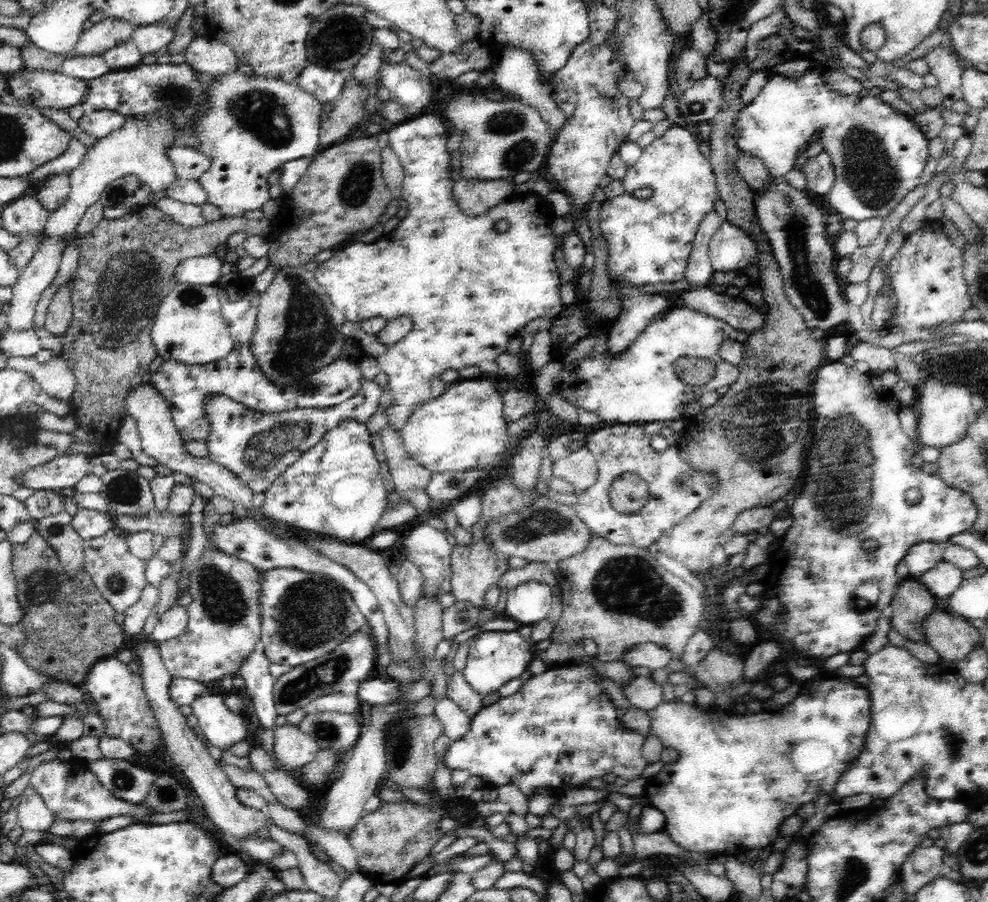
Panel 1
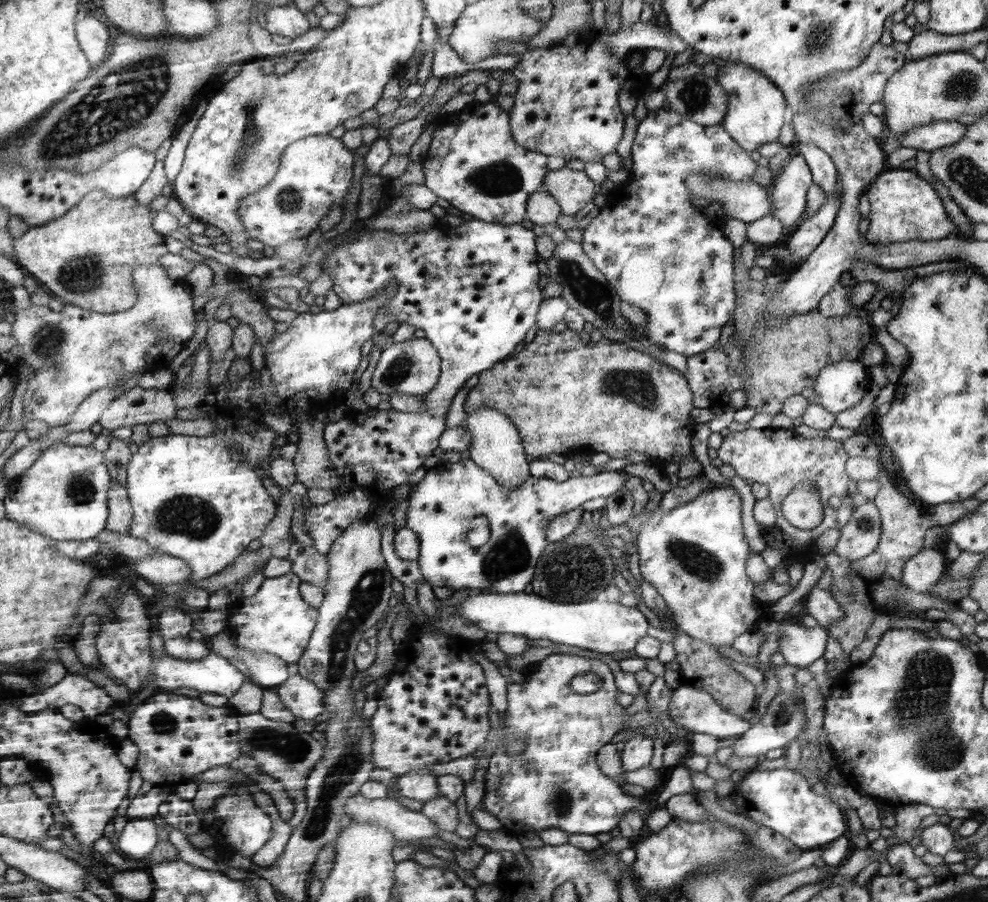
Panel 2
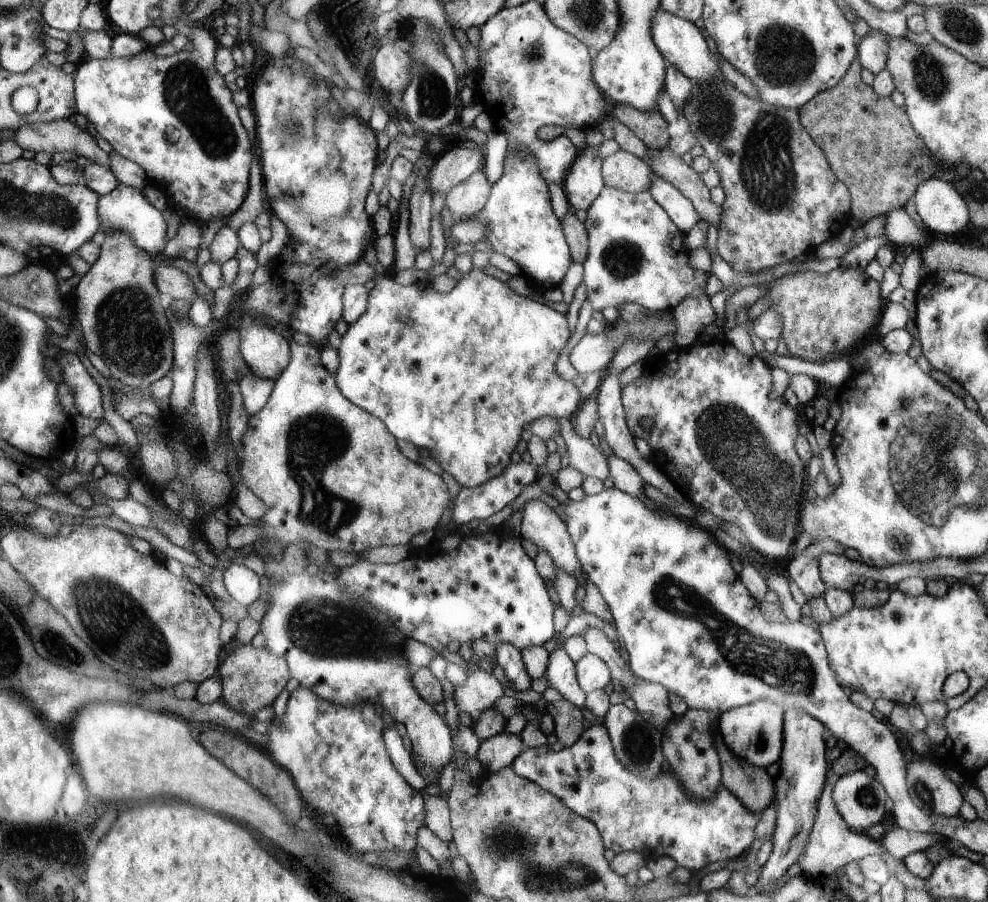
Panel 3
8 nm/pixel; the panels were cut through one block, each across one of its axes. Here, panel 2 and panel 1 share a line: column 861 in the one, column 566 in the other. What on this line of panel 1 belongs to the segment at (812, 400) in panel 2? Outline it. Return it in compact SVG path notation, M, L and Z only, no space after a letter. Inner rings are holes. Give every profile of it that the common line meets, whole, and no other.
M674 307L664 316L650 321L618 356L608 356L608 352L604 351L595 357L564 363L554 390L574 408L598 414L606 425L619 422L669 424L674 418L685 417L686 406L698 401L704 392L730 387L736 382L738 366L726 362L720 356L720 345L728 339L736 339L743 344L748 335L716 317L692 308ZM684 357L711 360L715 364L714 376L700 386L686 384L674 373L674 362Z

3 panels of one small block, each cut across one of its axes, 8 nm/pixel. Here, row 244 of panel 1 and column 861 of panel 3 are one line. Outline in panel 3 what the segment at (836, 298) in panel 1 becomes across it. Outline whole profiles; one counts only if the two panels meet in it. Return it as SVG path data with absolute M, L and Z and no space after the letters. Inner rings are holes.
M862 771L835 780L834 804L852 831L864 833L886 816L886 794L882 786L878 778L870 778Z

